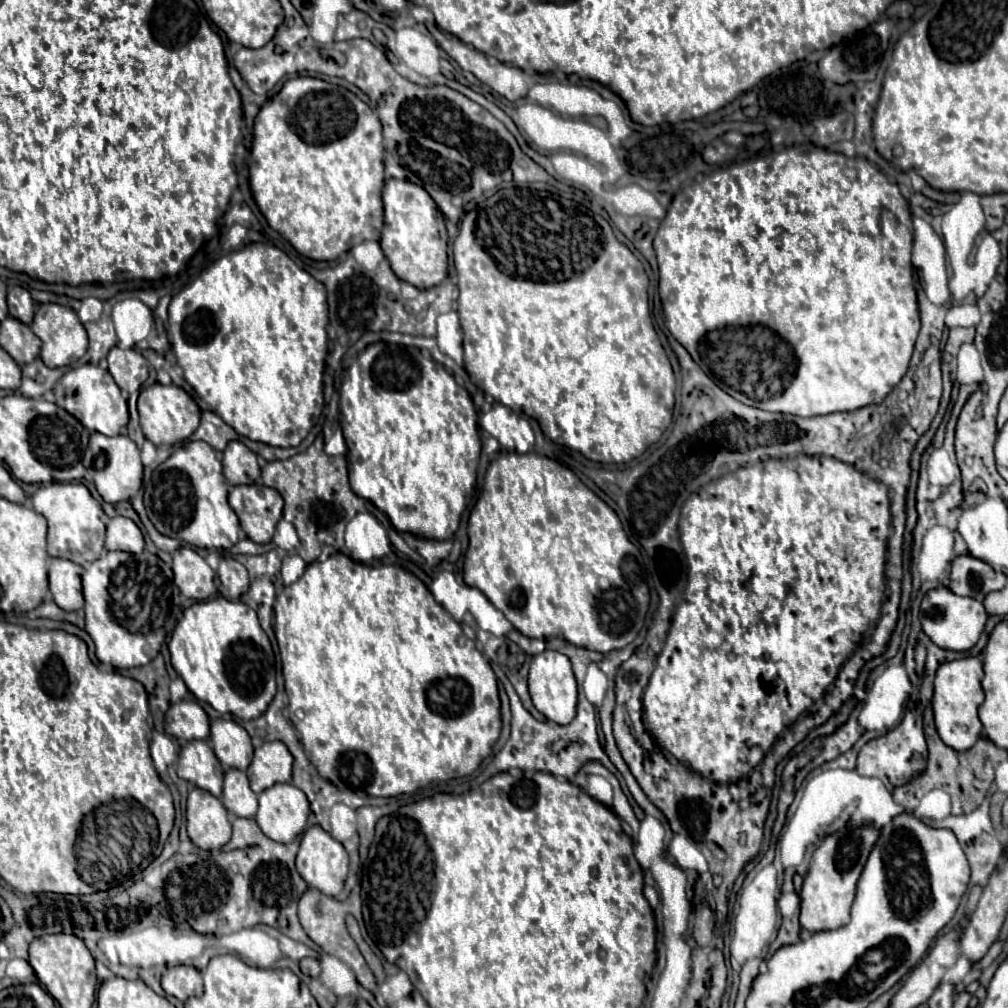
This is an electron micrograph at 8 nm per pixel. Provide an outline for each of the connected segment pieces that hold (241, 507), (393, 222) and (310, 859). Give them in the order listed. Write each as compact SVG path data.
M258 483L230 489L228 503L240 519L244 533L254 543L270 543L278 517L282 517L282 497L276 489Z
M388 179L382 191L384 199L384 227L380 247L390 261L392 271L406 283L418 289L428 289L442 283L448 275L448 233L442 213L434 199L414 183Z
M312 825L302 835L298 857L296 857L296 867L312 889L318 889L320 893L328 897L336 897L342 891L346 875L348 875L348 853L342 847L342 843L332 839L332 835L326 833L320 825Z

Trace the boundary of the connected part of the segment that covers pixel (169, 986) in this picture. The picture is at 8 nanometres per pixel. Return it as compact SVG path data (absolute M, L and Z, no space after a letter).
M178 965L162 973L162 989L180 1001L202 995L202 975L194 967Z

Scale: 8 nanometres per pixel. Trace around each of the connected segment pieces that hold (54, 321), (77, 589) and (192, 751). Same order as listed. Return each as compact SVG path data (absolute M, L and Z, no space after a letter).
M44 303L38 305L38 311L34 315L34 321L30 325L30 329L38 335L38 339L42 341L42 349L40 349L40 359L48 365L48 367L70 367L74 365L88 349L88 335L84 325L80 323L78 315L74 309L66 307L66 305L58 305L58 303Z
M52 559L50 563L50 591L54 595L56 605L64 611L78 611L84 607L80 573L82 567L72 563L70 559Z
M188 741L178 759L176 767L178 777L194 783L196 787L220 797L224 771L220 761L216 759L212 747L206 741Z

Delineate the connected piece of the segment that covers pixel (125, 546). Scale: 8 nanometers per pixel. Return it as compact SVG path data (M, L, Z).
M112 517L106 525L106 549L140 553L144 549L144 537L138 525L128 517Z

